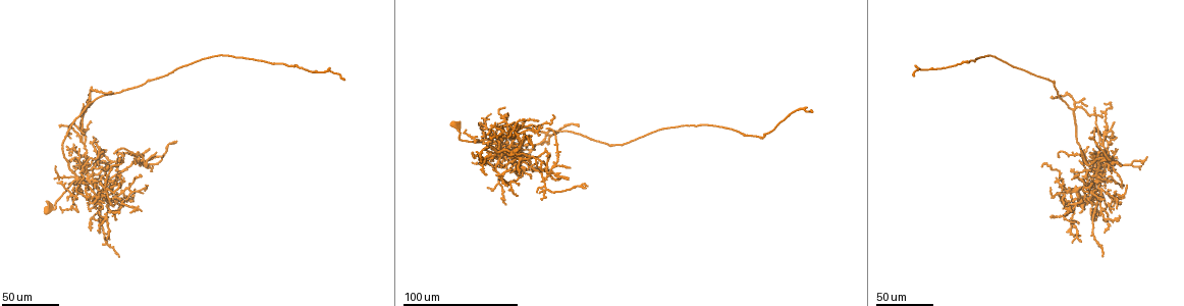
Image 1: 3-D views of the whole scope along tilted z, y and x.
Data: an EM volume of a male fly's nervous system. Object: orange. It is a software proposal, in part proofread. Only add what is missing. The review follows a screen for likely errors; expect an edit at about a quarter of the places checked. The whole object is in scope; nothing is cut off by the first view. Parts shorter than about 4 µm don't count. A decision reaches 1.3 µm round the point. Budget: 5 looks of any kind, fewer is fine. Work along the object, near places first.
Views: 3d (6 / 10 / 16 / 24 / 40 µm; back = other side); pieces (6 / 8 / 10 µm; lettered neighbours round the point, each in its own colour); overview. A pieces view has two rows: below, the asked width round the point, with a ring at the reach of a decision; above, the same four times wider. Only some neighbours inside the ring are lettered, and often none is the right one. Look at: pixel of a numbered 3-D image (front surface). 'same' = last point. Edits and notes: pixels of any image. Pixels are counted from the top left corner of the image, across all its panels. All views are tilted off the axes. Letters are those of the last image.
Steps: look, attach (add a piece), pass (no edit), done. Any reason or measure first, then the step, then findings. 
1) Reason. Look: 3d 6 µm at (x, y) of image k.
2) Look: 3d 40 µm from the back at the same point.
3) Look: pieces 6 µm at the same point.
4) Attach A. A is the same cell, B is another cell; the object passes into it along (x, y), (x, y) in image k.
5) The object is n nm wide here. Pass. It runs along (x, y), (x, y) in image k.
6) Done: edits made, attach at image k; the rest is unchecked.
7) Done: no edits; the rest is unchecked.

An open end. Look: 3d 24 µm at (531, 164) of image 1.

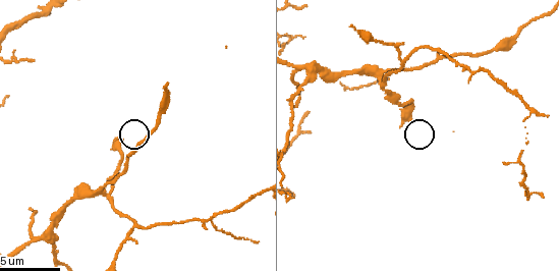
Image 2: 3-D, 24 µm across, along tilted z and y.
Look: pieces 10 µm at (402, 125) of image 2.

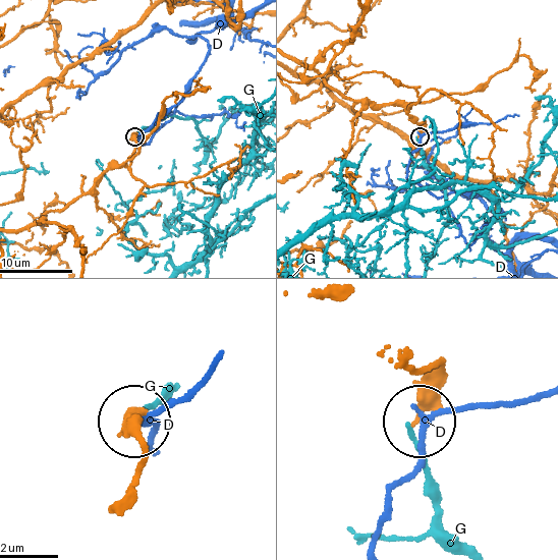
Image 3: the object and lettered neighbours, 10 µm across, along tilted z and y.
Pass. D and G are other cells; no lettered piece goes on from it.

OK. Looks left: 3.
Tapers out. Look: 3d 24 µm at (122, 152) of image 1.

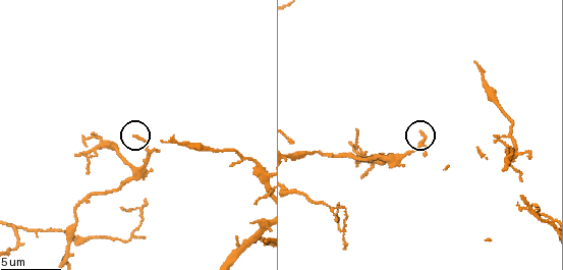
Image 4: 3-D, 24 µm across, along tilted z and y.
Look: pieces 6 µm at (420, 134) of image 4.

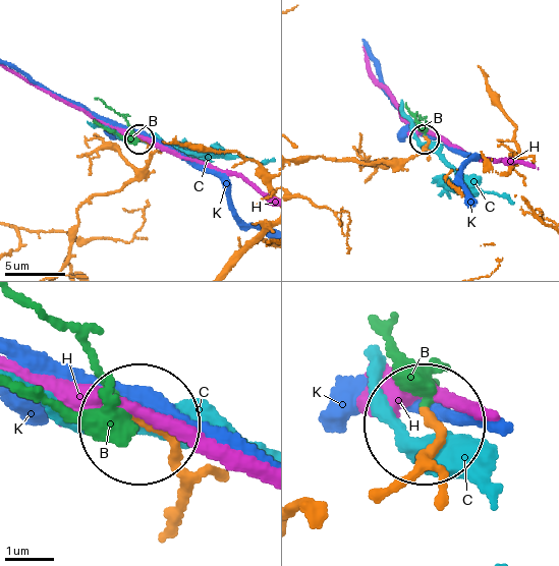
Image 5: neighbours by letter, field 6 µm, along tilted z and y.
The object is 160 nm wide here. Attach B. B is the same cell, C, H and K are other cells; the object passes into it along (173, 513), (164, 439), (22, 300) in image 5; it goes on there.

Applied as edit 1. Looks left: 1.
Done: edits made, attach at image 5; the rest is unchecked.

